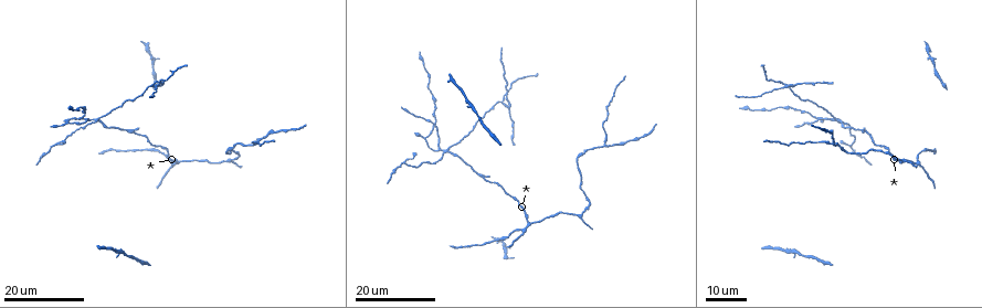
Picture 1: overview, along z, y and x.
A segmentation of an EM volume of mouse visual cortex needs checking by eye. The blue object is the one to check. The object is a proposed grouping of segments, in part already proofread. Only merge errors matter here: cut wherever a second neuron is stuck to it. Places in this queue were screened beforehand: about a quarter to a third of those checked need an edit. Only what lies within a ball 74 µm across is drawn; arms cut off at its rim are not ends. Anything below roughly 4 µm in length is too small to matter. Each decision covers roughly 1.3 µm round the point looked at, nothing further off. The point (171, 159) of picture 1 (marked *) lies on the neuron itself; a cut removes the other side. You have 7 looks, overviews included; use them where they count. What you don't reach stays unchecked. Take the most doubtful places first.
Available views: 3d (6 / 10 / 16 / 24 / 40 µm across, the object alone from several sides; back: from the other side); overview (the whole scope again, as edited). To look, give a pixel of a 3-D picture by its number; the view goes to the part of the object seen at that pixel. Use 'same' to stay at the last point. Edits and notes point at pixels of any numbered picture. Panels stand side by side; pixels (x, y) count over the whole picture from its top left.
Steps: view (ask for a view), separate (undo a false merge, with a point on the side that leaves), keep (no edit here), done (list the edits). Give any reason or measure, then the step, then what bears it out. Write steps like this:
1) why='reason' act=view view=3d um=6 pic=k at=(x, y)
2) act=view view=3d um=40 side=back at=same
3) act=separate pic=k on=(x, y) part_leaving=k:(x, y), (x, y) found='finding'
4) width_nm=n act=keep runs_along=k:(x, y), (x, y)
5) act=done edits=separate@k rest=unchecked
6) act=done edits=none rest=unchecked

why='four or more arms meet' act=view view=3d um=24 pic=1 at=(836, 121)

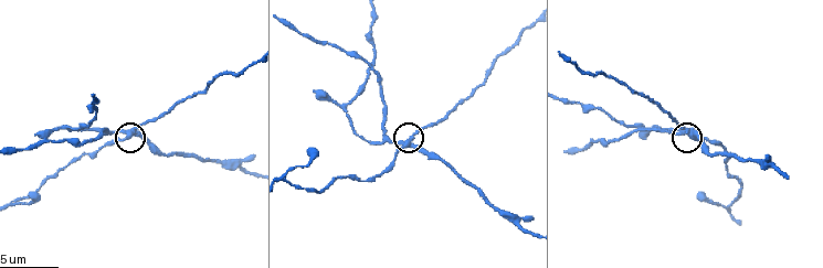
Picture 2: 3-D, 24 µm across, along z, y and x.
act=view view=3d um=6 pic=2 at=(127, 134)

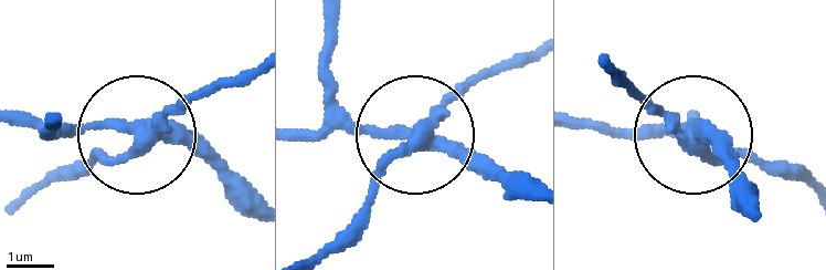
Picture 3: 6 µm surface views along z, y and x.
side_arm_um=34 act=separate pic=3 on=(189, 101) part_leaving=3:(143, 136), (186, 101), (257, 72) found='two neurons meet here'

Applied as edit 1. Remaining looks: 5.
why='three-way junction' act=view view=3d um=24 pic=1 at=(919, 163)

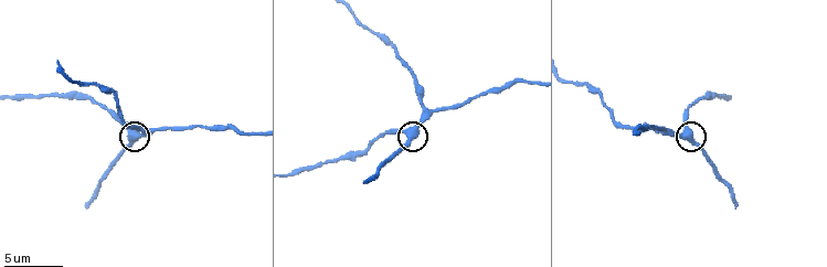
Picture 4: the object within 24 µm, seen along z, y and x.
why='closer look' act=view view=3d um=10 pic=4 at=(409, 135)

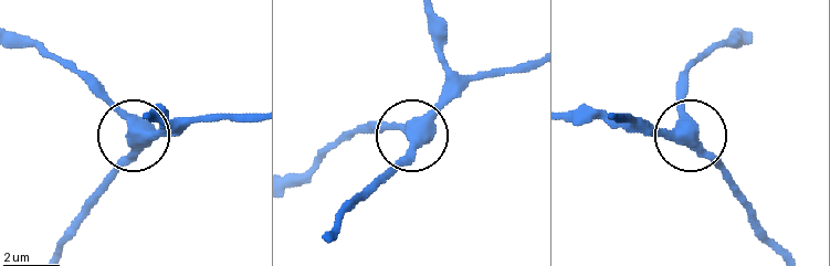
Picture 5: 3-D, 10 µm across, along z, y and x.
act=keep runs_along=5:(427, 20), (448, 92), (379, 181) found='one neuron here'

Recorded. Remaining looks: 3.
why='three arms meet' act=view view=3d um=24 pic=1 at=(833, 143)

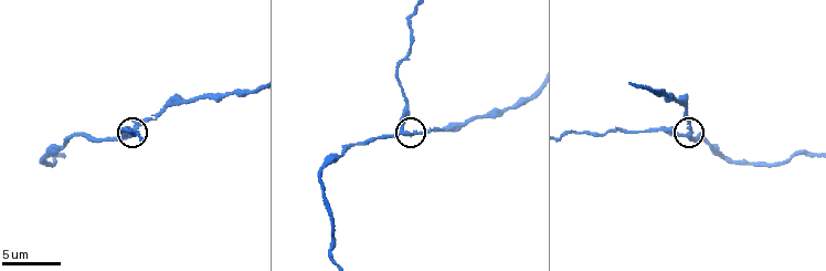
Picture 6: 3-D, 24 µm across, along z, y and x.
act=view view=3d um=6 pic=6 at=(403, 131)

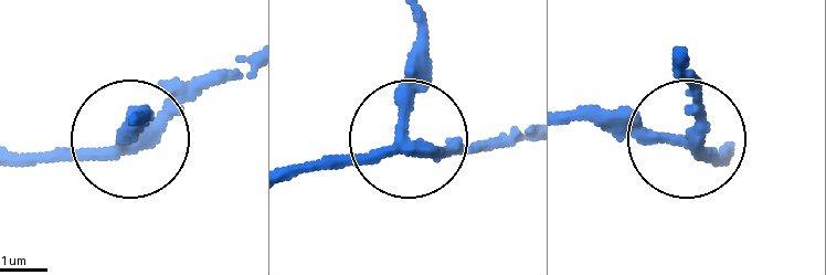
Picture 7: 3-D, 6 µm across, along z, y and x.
act=separate pic=7 on=(129, 136) part_leaving=7:(404, 137), (416, 22) found='a second neuron is stuck on'

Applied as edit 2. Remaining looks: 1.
act=done edits=separate@3,separate@7 rest=unchecked

